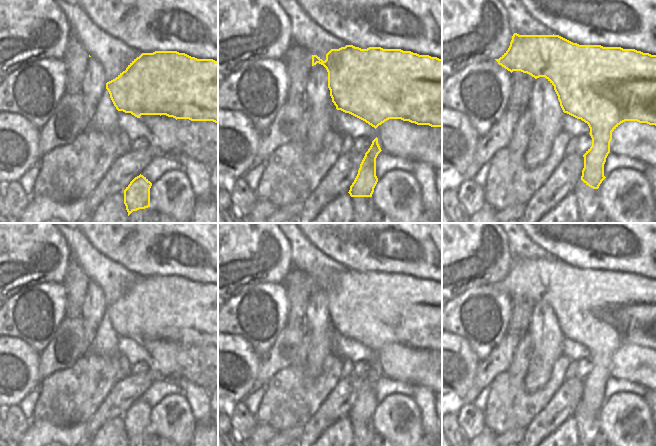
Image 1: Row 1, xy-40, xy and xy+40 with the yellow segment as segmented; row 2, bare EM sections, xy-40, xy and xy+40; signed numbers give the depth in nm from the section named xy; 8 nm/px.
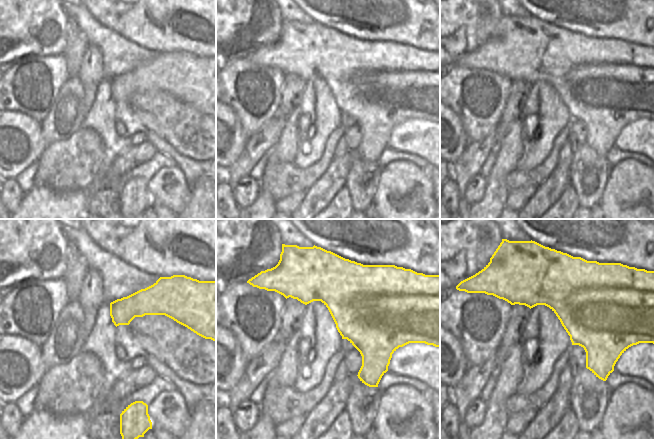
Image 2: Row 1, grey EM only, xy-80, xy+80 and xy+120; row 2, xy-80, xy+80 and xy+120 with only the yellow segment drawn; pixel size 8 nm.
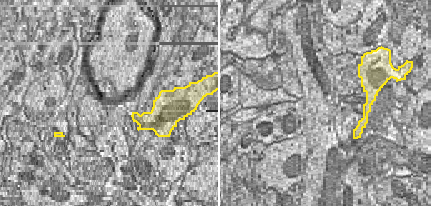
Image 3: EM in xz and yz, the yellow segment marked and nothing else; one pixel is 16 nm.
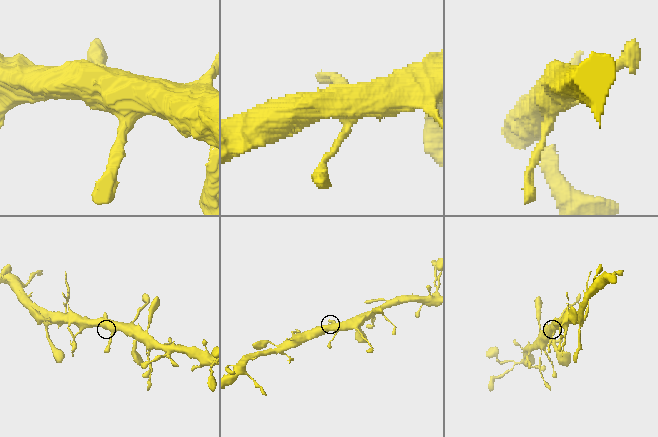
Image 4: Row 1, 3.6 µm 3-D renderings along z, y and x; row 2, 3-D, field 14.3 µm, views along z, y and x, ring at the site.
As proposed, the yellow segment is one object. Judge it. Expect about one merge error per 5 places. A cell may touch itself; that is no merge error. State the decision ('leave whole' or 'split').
leave whole

